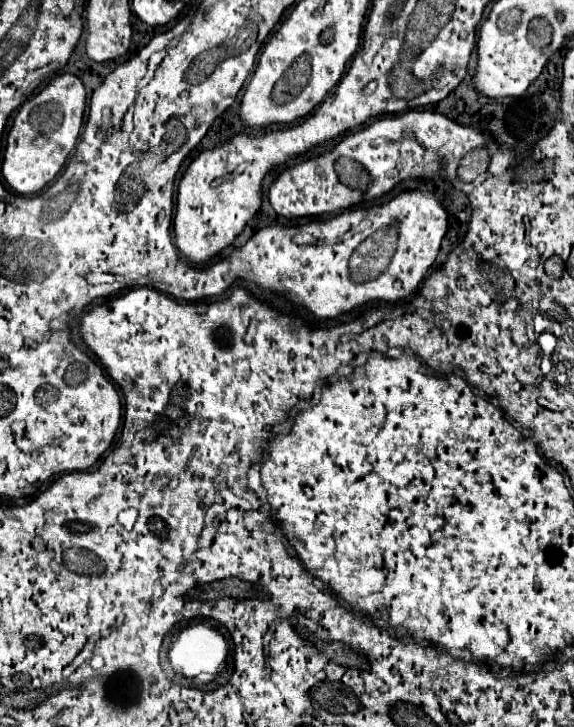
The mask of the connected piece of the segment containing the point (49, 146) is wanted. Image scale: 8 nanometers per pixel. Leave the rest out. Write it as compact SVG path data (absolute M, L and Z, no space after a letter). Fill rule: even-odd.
M59 74L17 110L13 128L7 134L7 148L1 166L1 174L13 190L19 194L37 194L61 172L69 152L77 144L85 102L87 92L83 82L73 74Z

